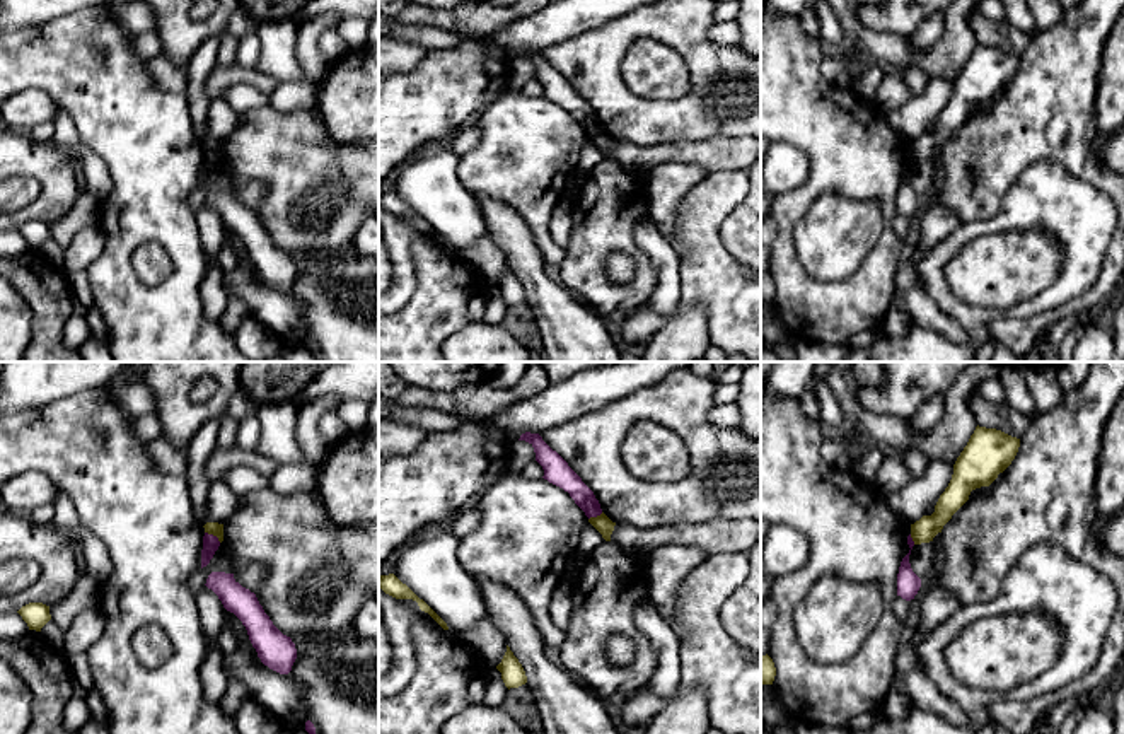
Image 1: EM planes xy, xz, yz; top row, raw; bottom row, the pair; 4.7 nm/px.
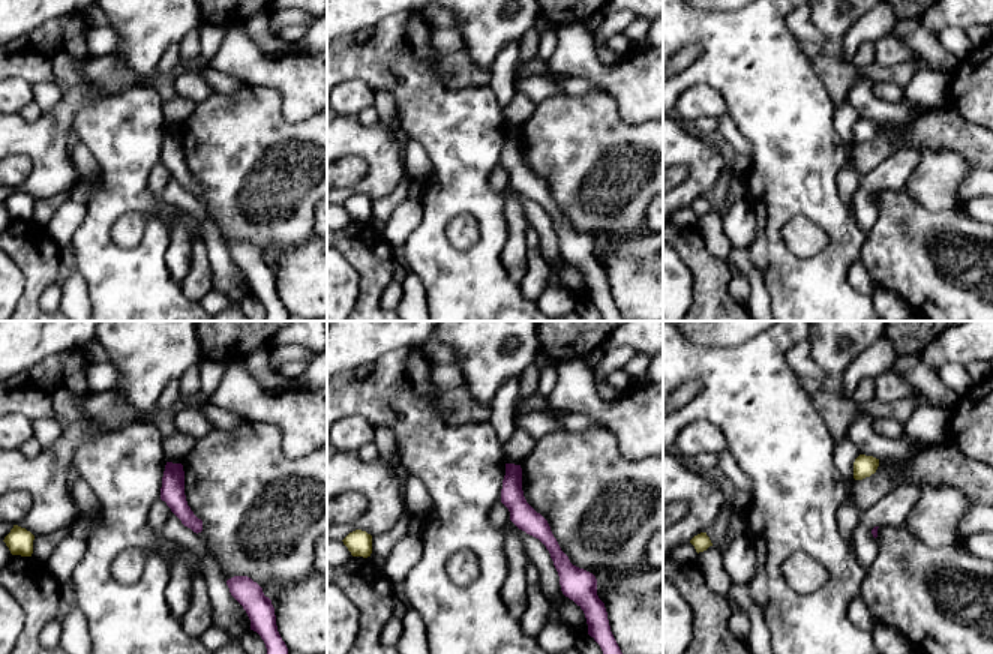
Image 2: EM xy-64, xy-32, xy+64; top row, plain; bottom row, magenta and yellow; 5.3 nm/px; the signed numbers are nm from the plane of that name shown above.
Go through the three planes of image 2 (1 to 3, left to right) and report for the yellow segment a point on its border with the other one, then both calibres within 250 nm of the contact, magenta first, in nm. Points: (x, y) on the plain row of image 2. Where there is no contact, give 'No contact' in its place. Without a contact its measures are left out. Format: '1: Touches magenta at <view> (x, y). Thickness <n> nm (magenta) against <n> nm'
1: No contact
2: No contact
3: No contact

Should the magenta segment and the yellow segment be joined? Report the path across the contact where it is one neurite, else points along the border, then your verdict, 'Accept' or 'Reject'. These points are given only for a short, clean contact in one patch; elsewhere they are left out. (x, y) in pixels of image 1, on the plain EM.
Boundary: xy (205, 149), (220, 159). Reject

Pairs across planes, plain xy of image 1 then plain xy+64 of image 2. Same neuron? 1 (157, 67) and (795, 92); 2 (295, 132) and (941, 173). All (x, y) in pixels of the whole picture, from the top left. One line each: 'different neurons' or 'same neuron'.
1: different neurons
2: same neuron

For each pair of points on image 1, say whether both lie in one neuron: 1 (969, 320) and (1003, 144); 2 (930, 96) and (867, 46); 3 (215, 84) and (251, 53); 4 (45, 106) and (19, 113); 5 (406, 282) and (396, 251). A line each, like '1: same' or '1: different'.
1: different
2: different
3: different
4: same
5: same

